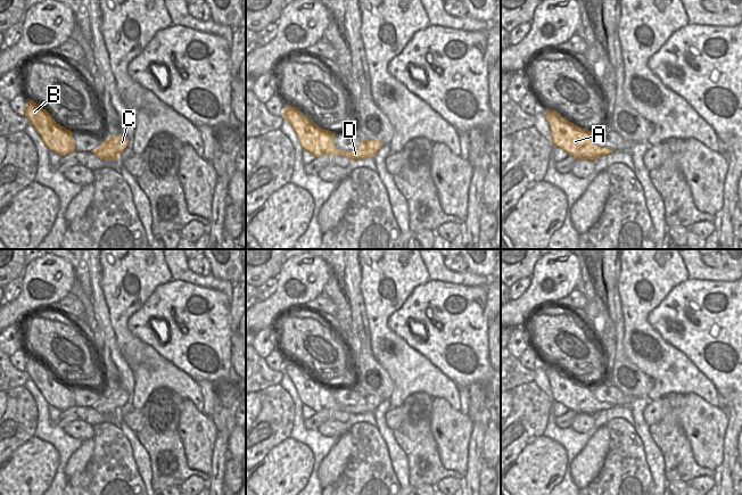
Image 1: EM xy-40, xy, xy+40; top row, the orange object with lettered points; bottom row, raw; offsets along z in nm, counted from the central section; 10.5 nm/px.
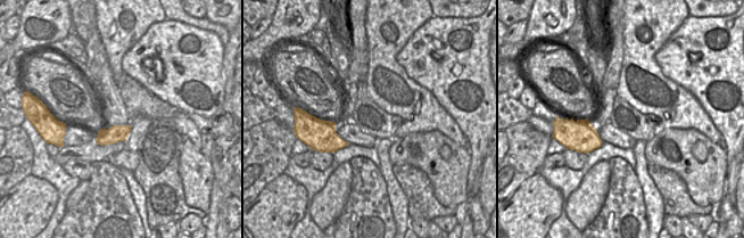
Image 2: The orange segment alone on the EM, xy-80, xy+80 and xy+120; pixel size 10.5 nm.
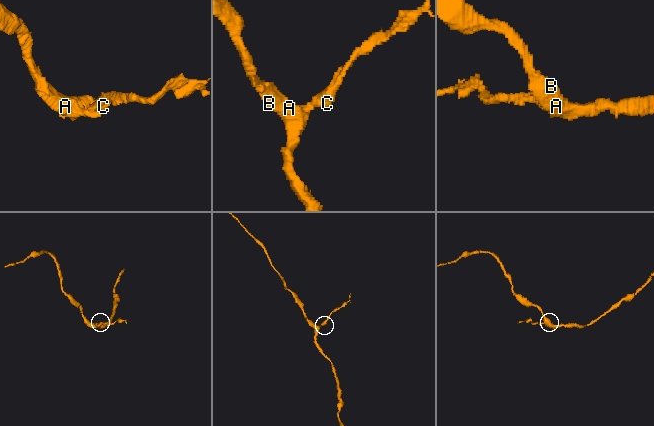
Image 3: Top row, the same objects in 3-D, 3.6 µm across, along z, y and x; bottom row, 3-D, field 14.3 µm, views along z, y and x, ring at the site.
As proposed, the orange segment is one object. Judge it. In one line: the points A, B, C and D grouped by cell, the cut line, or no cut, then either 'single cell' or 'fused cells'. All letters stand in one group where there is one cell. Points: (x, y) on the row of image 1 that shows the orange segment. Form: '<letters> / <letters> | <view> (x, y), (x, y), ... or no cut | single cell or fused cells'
A B / C D | xy (347, 150), (340, 155) | fused cells

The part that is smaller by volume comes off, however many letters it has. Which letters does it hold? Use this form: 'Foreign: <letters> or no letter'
Foreign: C, D

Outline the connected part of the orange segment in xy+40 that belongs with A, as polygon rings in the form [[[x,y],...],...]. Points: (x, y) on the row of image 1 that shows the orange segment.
[[[546,109],[545,118],[554,147],[561,148],[576,159],[596,159],[612,151],[595,145],[592,130],[575,125],[554,110]]]

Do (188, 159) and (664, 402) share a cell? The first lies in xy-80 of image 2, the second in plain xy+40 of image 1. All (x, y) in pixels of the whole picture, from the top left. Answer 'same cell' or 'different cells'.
same cell

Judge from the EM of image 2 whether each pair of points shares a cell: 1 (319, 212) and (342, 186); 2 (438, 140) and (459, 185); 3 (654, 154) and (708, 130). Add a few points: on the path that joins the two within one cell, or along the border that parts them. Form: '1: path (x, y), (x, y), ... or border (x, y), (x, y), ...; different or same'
1: path (324, 205), (336, 193); same
2: path (435, 152), (436, 162), (447, 173); same
3: border (675, 126), (699, 130), (718, 145); different

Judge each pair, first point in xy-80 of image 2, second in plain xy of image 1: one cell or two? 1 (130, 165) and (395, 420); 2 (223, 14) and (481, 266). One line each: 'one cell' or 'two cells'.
1: one cell
2: one cell

